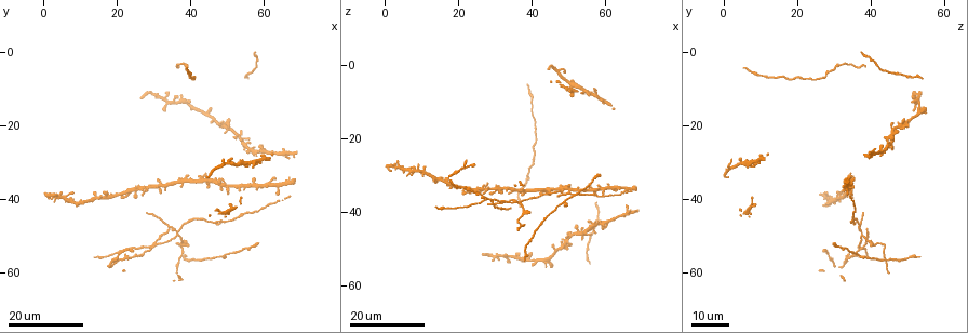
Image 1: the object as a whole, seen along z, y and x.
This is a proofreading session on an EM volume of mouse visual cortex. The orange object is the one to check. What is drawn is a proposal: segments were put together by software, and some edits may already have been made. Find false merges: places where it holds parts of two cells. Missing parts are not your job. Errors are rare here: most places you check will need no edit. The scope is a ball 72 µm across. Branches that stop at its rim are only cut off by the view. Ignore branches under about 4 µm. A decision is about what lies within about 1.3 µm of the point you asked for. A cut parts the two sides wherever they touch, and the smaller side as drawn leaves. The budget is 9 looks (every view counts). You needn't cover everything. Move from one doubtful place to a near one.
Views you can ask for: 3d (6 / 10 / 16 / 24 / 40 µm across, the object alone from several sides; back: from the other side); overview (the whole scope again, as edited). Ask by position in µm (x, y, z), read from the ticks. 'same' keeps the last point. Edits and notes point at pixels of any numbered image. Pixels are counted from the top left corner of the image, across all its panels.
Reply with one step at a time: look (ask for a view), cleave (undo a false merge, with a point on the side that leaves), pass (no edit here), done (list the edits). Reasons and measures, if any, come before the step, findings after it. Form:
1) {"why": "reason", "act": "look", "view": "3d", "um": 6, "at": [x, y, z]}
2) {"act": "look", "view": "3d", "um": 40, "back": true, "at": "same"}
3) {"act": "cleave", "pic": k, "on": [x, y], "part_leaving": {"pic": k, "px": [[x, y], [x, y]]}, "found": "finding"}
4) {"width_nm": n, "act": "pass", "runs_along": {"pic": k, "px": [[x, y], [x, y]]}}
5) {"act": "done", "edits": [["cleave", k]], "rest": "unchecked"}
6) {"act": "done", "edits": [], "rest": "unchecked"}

{"why": "looks like a crossing", "act": "look", "view": "3d", "um": 16, "at": [36.5, 50.0, 38.0]}

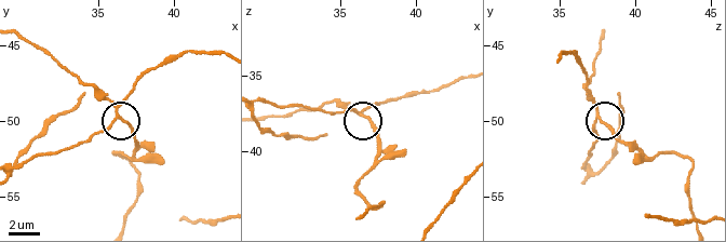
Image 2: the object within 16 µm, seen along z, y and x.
{"act": "look", "view": "3d", "um": 6, "at": [36.2, 49.8, 37.6]}

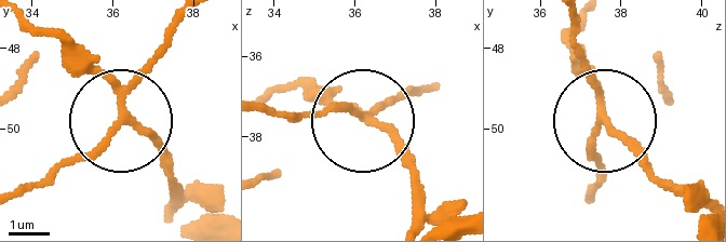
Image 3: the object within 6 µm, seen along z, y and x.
{"arms": 4, "act": "cleave", "pic": 3, "on": [88, 55], "part_leaving": {"pic": 3, "px": [[121, 108], [166, 166], [173, 201]]}, "found": "two cells meet here"}

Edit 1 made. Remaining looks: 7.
{"why": "redraw", "act": "look", "view": "overview"}

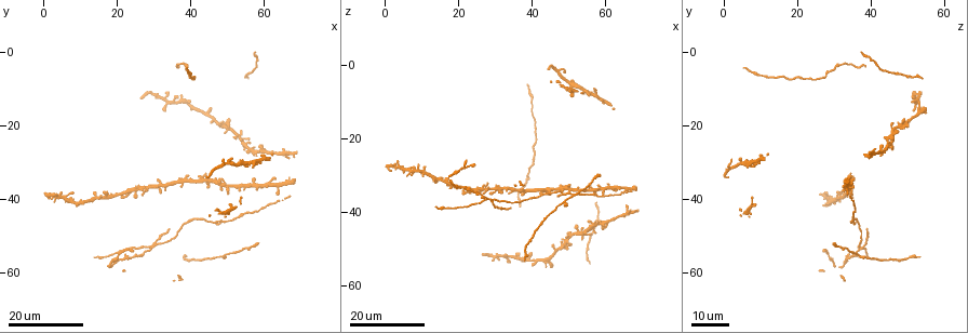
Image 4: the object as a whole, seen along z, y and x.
{"why": "side arm on a straight run", "act": "look", "view": "3d", "um": 24, "at": [29.0, 53.0, 36.5]}

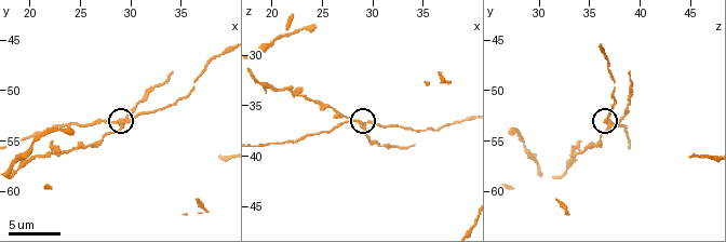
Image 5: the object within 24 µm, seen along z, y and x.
{"act": "look", "view": "3d", "um": 10, "at": "same"}

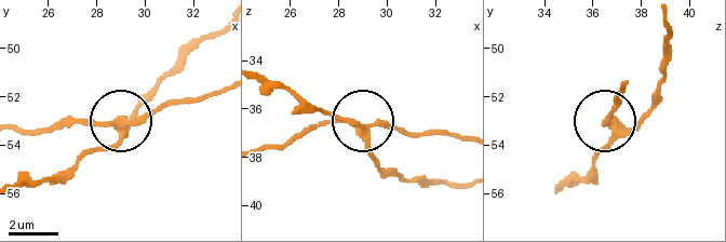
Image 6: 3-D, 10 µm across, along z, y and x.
{"act": "look", "view": "3d", "um": 10, "back": true, "at": [29.0, 53.0, 36.9]}

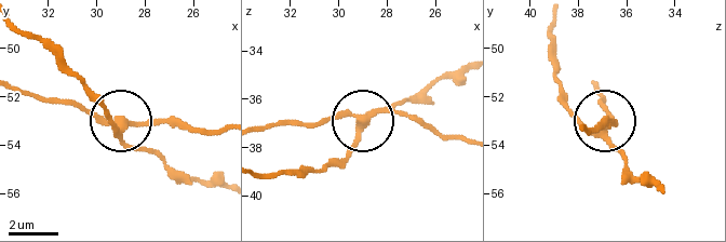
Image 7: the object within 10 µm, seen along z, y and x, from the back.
{"act": "cleave", "pic": 7, "on": [146, 147], "found": "a second cell is stuck on"}

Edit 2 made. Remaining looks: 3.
{"why": "four or more arms meet", "act": "look", "view": "3d", "um": 24, "at": [49.0, 19.5, 49.0]}

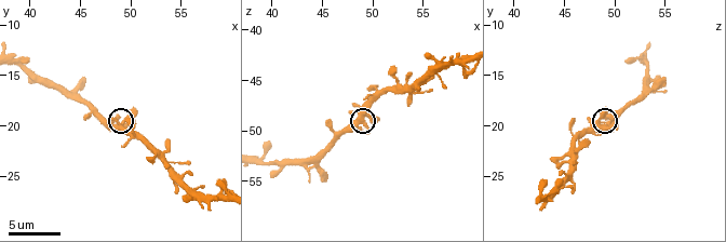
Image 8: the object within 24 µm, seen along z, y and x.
{"why": "closer look", "act": "look", "view": "3d", "um": 10, "at": [49.0, 20.0, 48.4]}

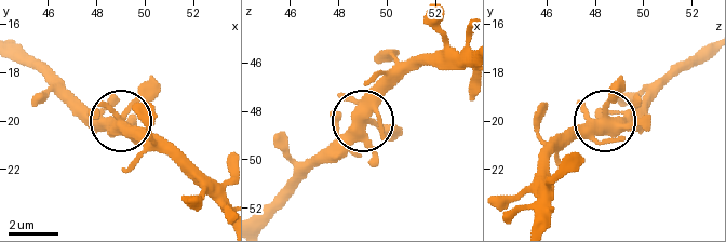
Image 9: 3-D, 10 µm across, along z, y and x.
{"side_arm_um": 31, "act": "pass", "runs_along": {"pic": 9, "px": [[220, 206], [123, 120], [125, 107], [150, 79]]}, "found": "all the same cell"}

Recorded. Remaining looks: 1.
{"act": "done", "edits": [["cleave", 3], ["cleave", 7]], "rest": "unchecked"}

